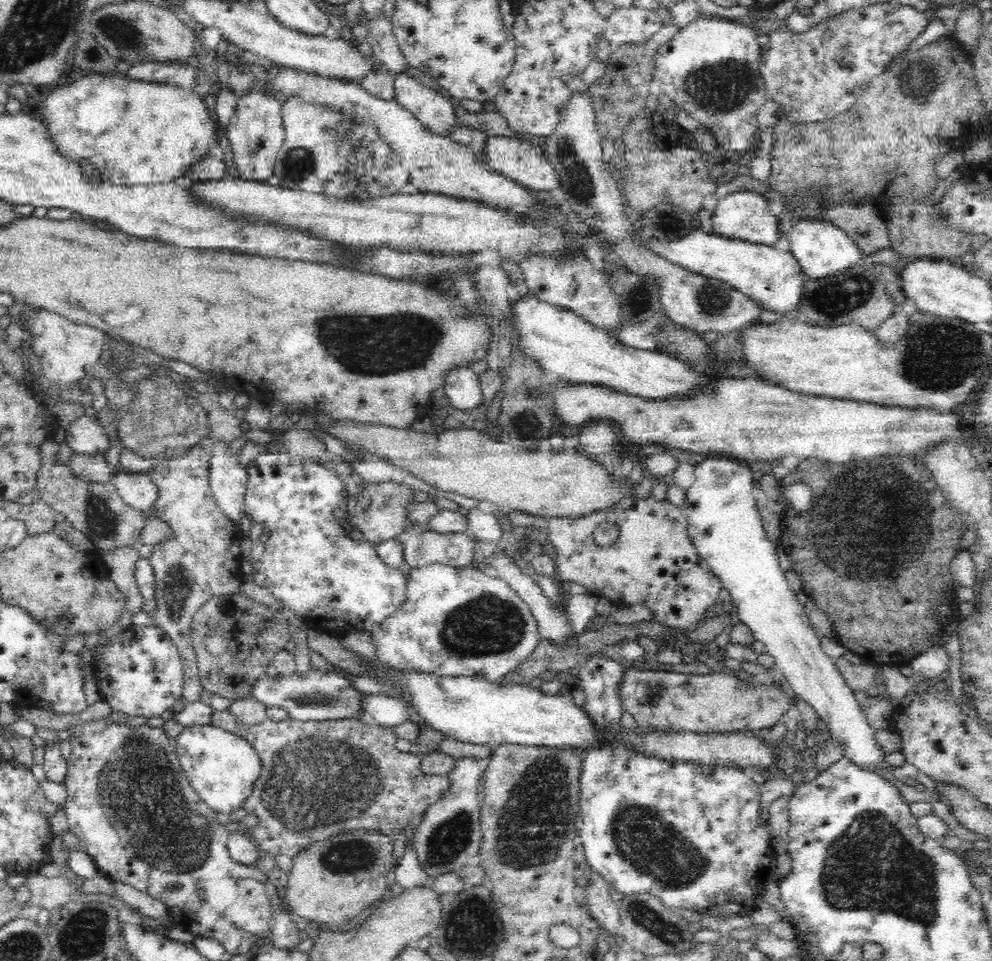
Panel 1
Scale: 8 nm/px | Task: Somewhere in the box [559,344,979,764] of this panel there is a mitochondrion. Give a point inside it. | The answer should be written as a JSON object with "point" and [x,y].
{"point":[839,555]}

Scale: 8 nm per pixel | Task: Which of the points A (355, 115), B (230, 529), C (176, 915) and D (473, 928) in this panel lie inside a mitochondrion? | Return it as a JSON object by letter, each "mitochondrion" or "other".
{"A":"other","B":"other","C":"other","D":"mitochondrion"}

